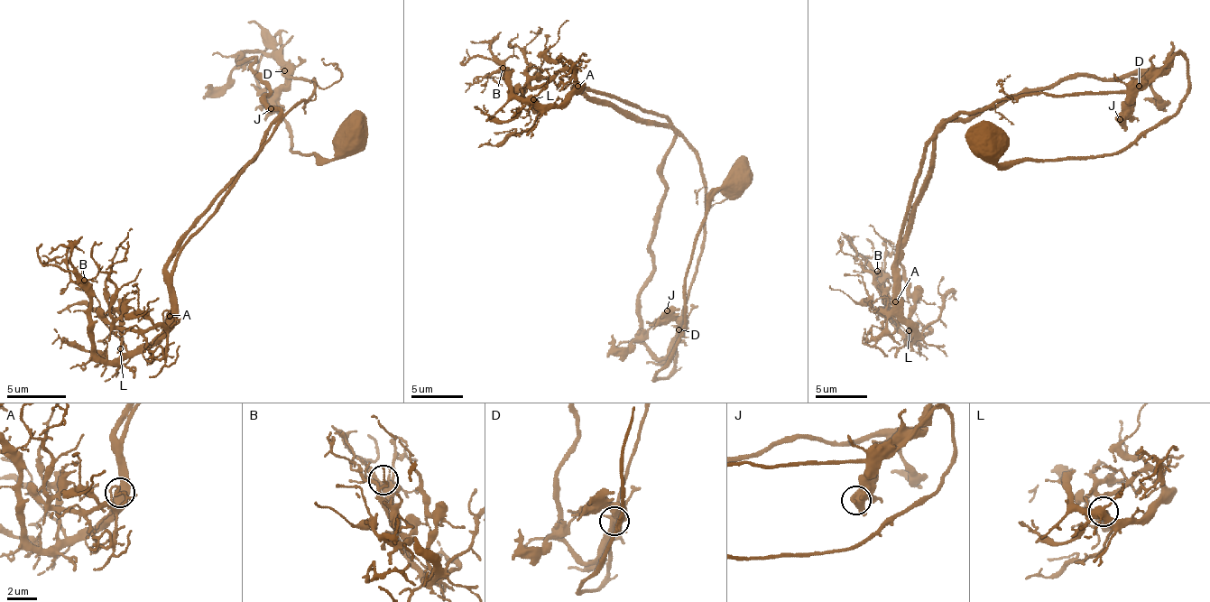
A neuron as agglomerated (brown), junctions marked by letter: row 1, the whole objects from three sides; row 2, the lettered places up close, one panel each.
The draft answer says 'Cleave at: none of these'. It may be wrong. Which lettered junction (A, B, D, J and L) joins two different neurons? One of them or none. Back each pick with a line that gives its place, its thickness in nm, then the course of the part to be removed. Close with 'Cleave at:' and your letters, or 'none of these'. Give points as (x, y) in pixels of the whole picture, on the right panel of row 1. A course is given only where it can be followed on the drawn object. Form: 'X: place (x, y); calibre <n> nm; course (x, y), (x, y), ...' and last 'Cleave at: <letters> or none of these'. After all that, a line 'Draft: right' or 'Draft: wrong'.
Cleave at: none of these
Draft: right

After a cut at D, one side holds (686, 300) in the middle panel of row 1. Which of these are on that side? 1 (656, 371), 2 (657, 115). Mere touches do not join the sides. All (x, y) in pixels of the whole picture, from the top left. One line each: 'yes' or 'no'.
1: yes
2: yes

